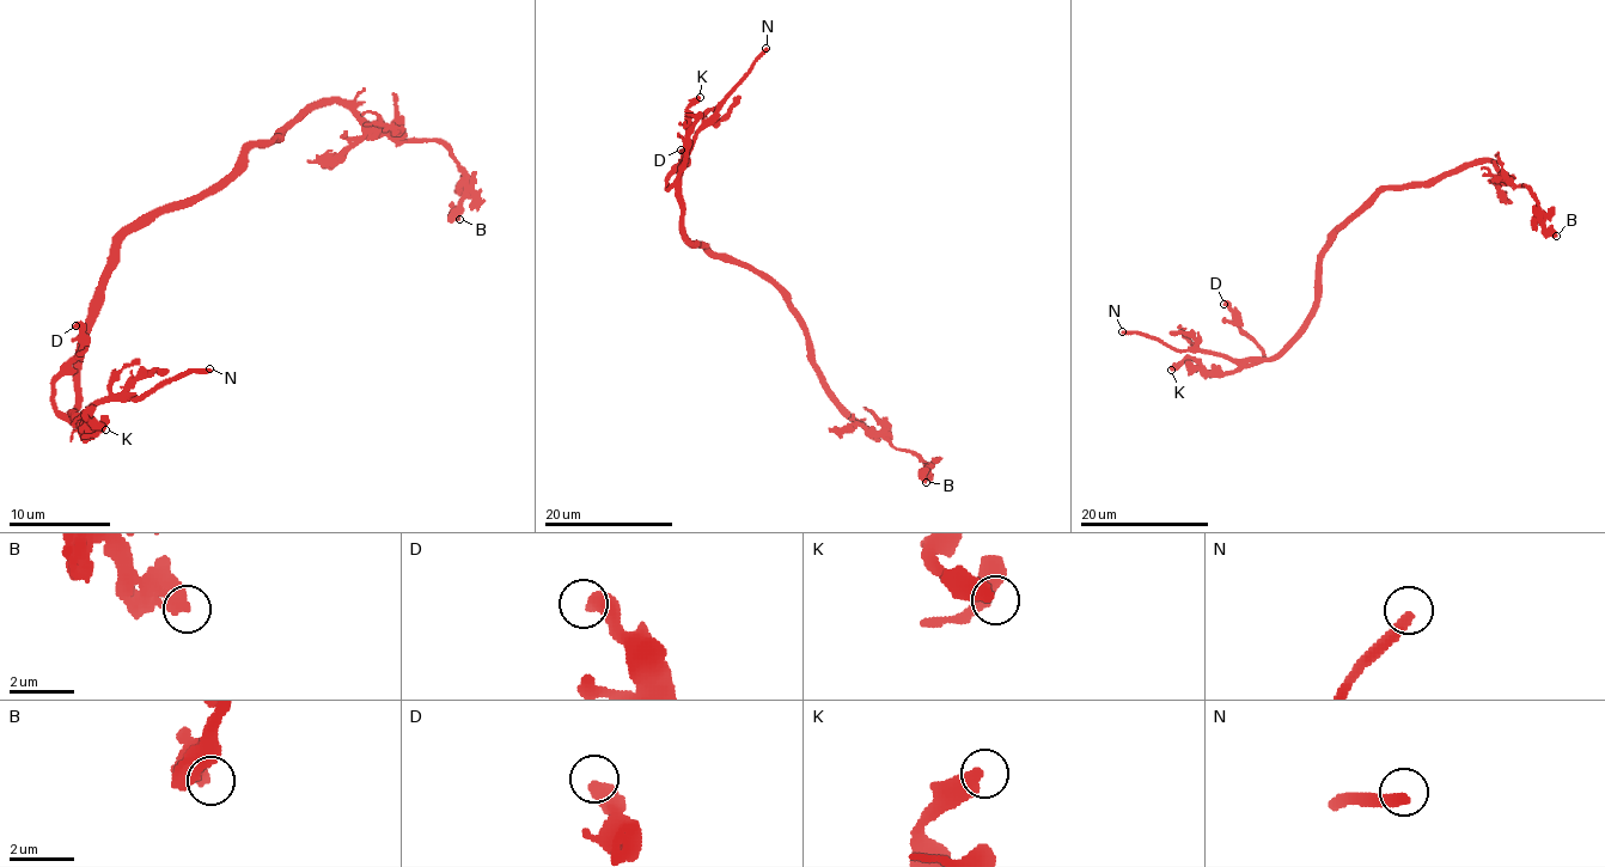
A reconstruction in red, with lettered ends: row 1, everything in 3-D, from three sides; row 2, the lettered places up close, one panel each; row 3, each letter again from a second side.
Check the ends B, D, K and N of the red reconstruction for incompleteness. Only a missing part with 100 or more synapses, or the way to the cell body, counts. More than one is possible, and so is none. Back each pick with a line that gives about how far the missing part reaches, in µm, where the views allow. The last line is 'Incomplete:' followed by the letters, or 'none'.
N: missing 15 µm
Incomplete: N

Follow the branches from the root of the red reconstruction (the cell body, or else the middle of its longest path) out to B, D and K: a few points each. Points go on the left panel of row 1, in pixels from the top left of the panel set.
B: (169, 208), (207, 196), (296, 117), (343, 102), (400, 140), (443, 145), (463, 173), (459, 219)
D: (169, 208), (146, 217), (121, 242), (78, 368), (78, 403), (65, 416), (55, 378), (78, 355), (75, 325)
K: (169, 208), (146, 217), (121, 242), (85, 340), (75, 421), (83, 434), (85, 414), (105, 429)

